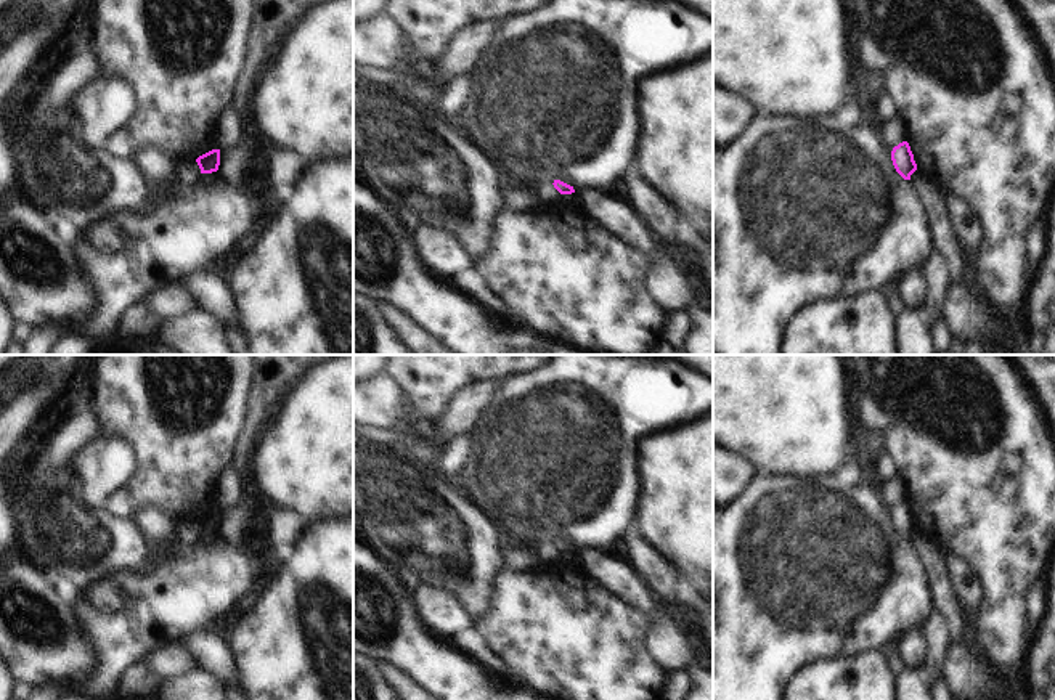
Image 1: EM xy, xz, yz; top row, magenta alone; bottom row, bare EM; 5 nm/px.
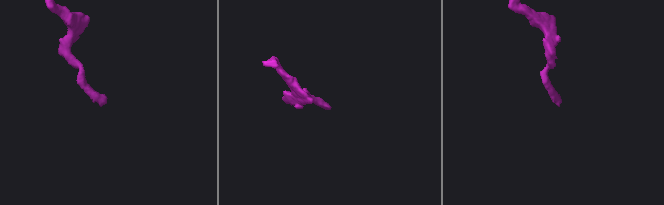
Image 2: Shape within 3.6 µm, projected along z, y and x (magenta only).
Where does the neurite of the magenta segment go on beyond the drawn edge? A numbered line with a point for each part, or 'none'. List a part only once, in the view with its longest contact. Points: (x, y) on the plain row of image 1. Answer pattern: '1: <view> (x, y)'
none

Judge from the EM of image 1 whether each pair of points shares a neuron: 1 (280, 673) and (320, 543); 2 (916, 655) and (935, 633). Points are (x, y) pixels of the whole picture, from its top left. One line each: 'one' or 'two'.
1: one
2: two

